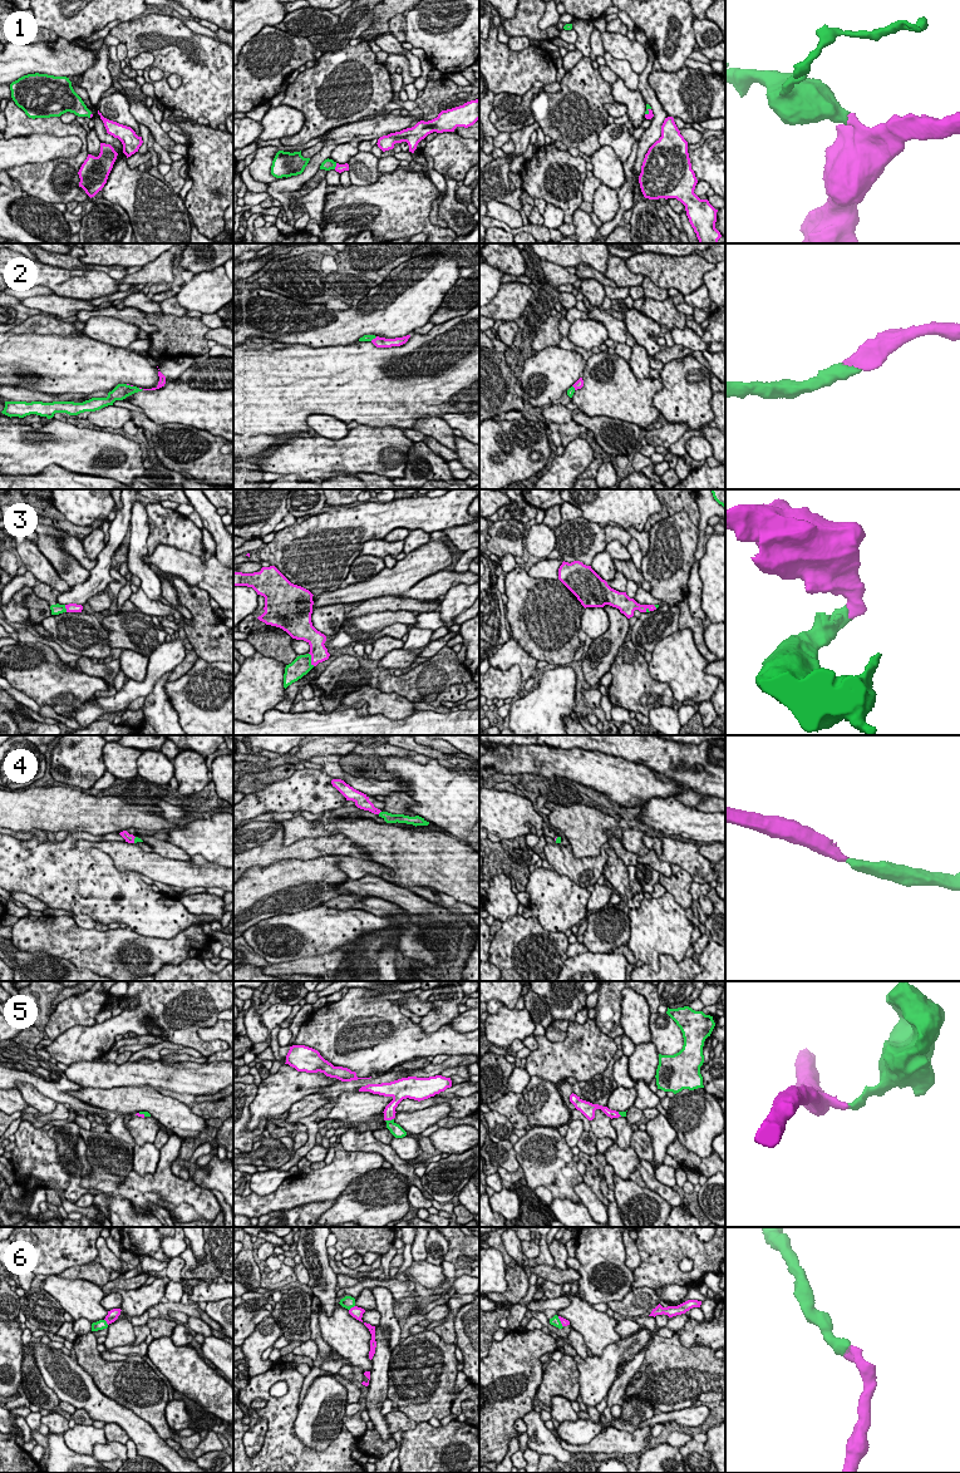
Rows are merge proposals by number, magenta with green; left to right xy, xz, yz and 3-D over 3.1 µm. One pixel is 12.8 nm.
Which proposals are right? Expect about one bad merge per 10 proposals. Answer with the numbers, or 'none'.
1, 2, 3, 4, 5, 6

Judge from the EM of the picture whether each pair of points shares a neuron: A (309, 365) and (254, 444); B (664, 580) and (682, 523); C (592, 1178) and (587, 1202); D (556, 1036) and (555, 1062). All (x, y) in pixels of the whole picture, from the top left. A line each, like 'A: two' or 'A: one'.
A: two
B: one
C: two
D: two

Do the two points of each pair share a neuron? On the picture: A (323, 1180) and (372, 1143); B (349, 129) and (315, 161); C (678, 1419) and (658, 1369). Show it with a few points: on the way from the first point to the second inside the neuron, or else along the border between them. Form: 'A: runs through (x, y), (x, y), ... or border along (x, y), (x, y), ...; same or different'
A: border along (339, 1143), (346, 1151), (373, 1151), (384, 1158); different
B: border along (338, 143), (326, 142), (324, 144); different
C: border along (692, 1405), (684, 1409), (656, 1413); different

